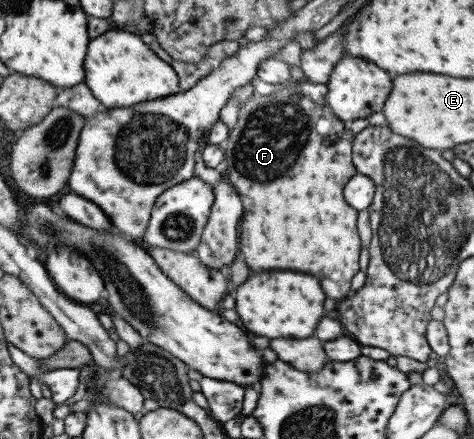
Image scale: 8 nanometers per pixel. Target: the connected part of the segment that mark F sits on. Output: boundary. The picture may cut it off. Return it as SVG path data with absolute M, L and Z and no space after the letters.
M280 89L268 95L253 94L237 112L237 121L234 127L229 131L227 139L223 143L223 159L226 160L226 171L223 176L228 177L228 182L234 186L234 190L240 196L246 196L250 200L248 216L242 216L240 222L240 232L238 232L238 244L242 246L240 252L244 256L244 262L250 270L298 270L298 272L308 272L312 274L320 286L322 292L330 298L344 298L350 293L350 280L358 271L358 253L360 252L360 239L356 234L356 212L342 200L342 186L346 180L355 174L354 165L351 163L351 140L353 135L347 124L339 120L331 113L322 111L322 107L312 103L308 97L298 95L294 89Z

